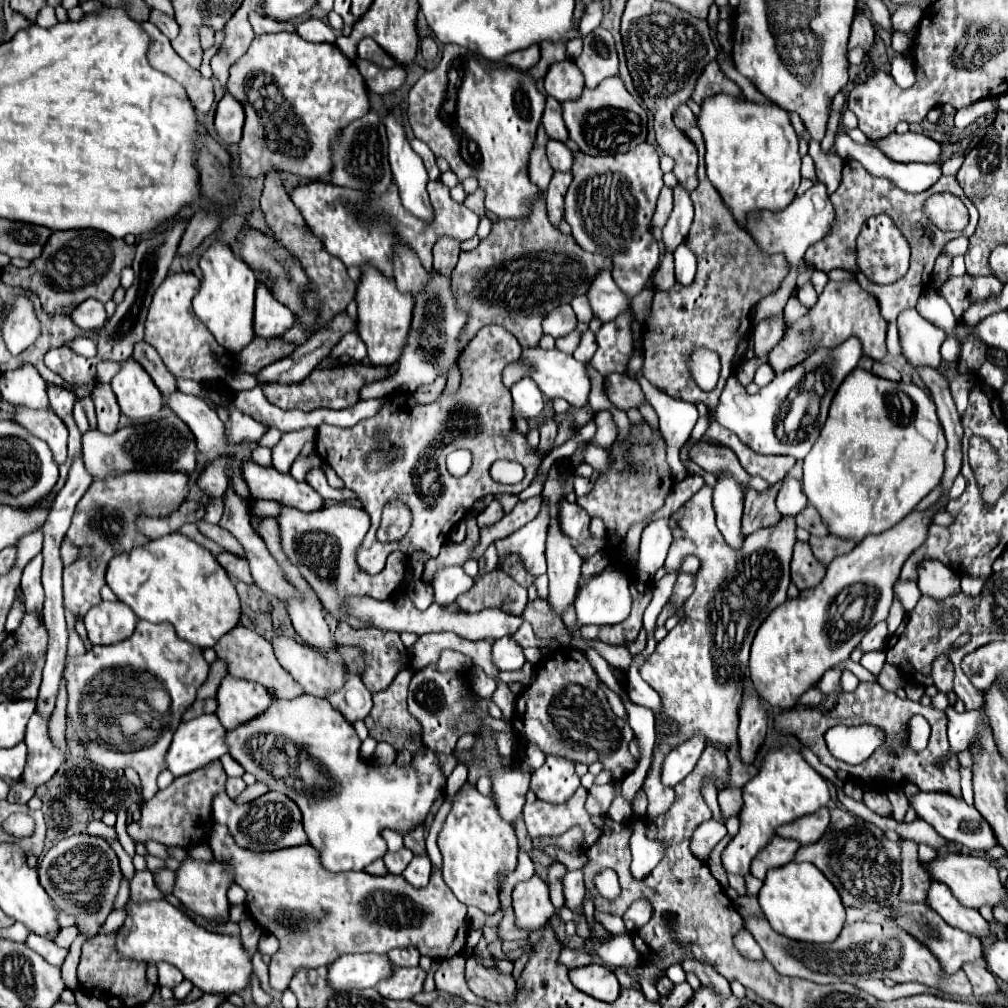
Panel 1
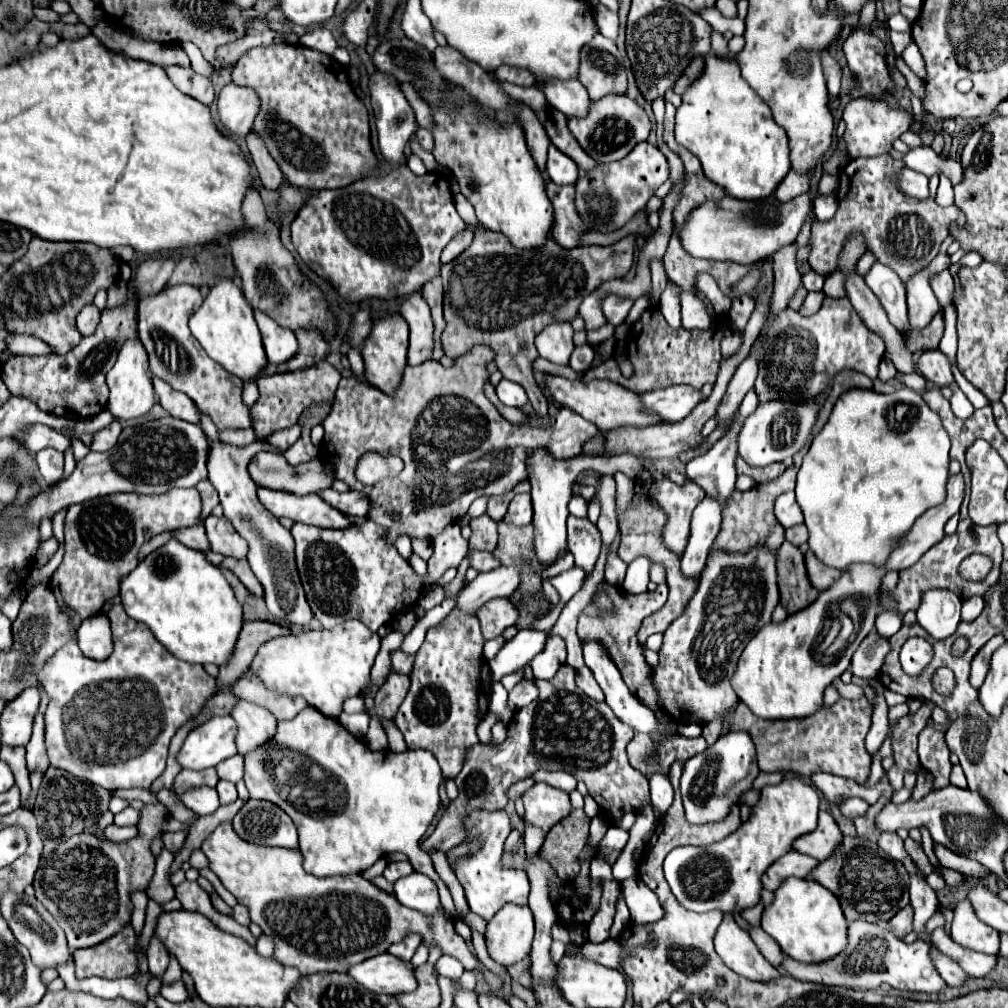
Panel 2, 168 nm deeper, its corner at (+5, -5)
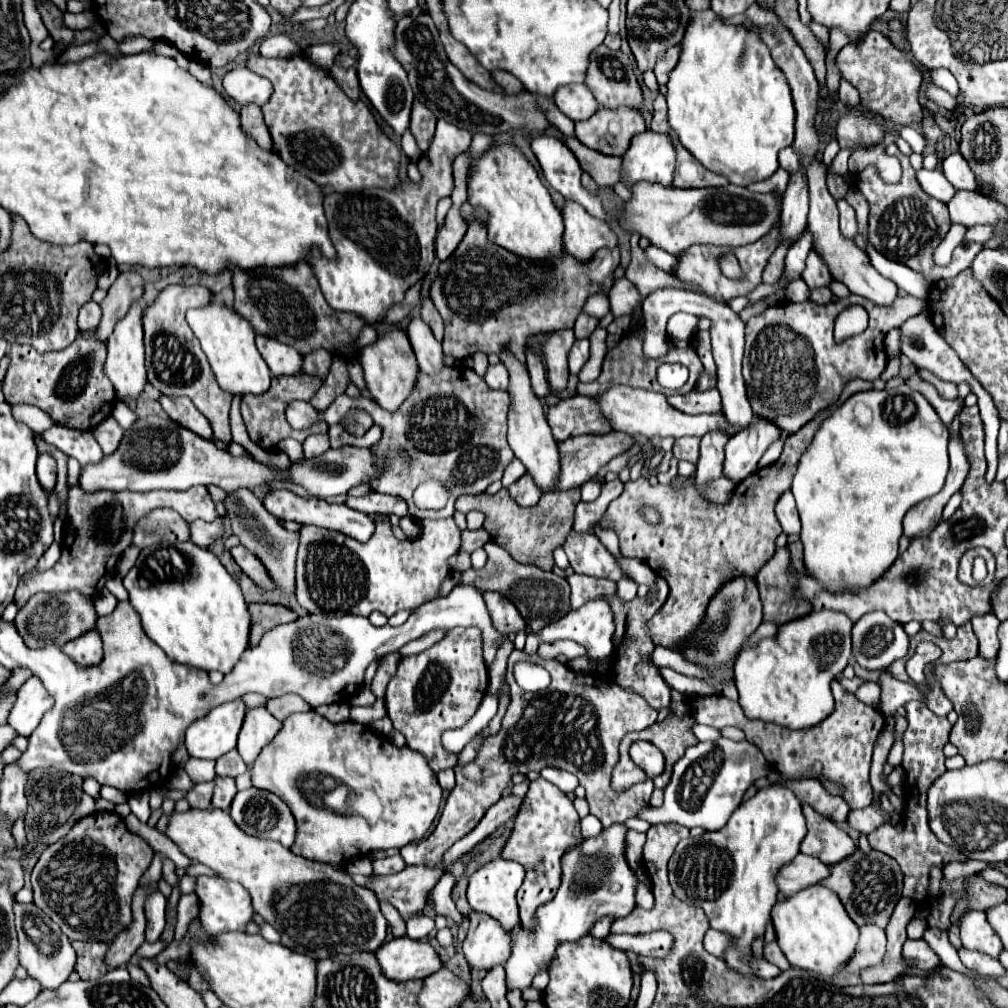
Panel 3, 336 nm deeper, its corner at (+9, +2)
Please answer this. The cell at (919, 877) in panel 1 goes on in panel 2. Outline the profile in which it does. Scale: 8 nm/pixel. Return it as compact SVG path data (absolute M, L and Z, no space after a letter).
M906 905L892 920L890 920L890 926L892 926L892 932L902 940L908 932L912 932L912 914L914 914L911 905Z

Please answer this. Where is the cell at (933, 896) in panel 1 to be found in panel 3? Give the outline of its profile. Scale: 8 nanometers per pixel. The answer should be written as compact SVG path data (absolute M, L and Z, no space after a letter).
M966 911L958 923L962 945L968 949L982 951L990 957L998 957L1002 951L1002 941L996 937L994 929L986 921L984 911Z

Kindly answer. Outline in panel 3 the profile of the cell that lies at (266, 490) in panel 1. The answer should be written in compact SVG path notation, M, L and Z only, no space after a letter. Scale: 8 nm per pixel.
M272 489L266 493L266 497L262 499L264 507L280 517L282 521L286 519L292 519L300 525L304 523L314 523L318 527L324 527L324 529L332 529L332 531L340 531L340 533L346 533L348 537L354 537L358 541L368 541L374 533L374 523L372 523L372 517L370 515L364 515L360 511L354 511L350 507L346 507L344 503L328 503L324 499L306 499L306 497L300 497L288 489Z

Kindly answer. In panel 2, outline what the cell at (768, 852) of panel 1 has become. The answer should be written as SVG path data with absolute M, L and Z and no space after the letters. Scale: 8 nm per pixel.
M792 850L792 852L788 852L788 854L784 854L780 860L776 860L776 862L772 864L772 868L768 868L768 872L762 876L764 888L774 892L774 890L778 890L780 884L782 884L786 878L790 878L790 876L794 876L794 878L808 878L810 872L812 872L816 866L818 866L818 862L816 862L814 858L804 856L804 854L796 852L796 850Z

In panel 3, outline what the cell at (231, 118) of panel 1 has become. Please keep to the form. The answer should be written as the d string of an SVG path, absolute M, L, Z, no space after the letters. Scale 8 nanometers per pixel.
M246 67L228 71L222 79L222 87L224 87L226 95L240 107L244 107L248 103L262 107L272 95L270 81L248 71Z

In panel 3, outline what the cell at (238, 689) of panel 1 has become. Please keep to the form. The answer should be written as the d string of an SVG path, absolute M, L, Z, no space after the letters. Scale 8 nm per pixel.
M266 707L248 709L238 735L238 753L246 765L250 765L258 757L262 747L274 739L280 727L282 723L272 717Z

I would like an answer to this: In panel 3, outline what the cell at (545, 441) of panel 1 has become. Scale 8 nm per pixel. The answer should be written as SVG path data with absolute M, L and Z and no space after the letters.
M468 215L466 221L468 221L468 231L464 239L456 247L456 251L446 261L440 263L438 273L430 287L432 301L440 311L446 327L444 341L442 341L444 355L464 359L480 351L486 355L496 353L500 357L500 353L508 349L522 365L526 365L526 347L532 337L540 333L566 329L566 327L572 329L578 313L582 311L586 297L598 291L608 293L612 287L612 271L620 265L618 249L614 249L614 253L610 249L600 249L586 263L578 261L576 257L570 257L570 253L566 251L562 251L560 255L552 255L544 261L528 261L528 259L522 259L520 255L506 253L508 249L502 249L500 245L492 245L492 241L488 241L486 227L480 221L476 221L474 215Z

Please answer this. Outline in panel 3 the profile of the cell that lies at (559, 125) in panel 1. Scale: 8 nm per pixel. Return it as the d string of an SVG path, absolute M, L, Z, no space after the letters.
M564 137L564 143L568 143L568 149L576 155L580 167L598 183L598 185L614 185L620 181L620 157L608 157L602 153L596 153L594 149L588 149L586 145L580 145L576 137Z

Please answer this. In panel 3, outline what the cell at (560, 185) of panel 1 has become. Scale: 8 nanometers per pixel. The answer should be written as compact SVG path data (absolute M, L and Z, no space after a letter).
M564 201L564 249L580 261L588 261L600 247L614 247L618 243L612 229L606 223L594 219L586 213L580 203Z

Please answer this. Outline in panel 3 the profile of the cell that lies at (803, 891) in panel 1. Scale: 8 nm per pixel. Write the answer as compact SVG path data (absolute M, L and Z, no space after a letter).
M816 883L800 893L786 897L784 901L776 903L772 909L772 925L776 931L778 945L792 967L816 971L822 975L838 973L846 961L852 957L856 941L858 941L858 927L850 921L844 905L830 889Z

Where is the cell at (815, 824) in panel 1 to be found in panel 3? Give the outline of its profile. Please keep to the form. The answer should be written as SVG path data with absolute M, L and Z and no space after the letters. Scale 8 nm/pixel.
M804 805L804 815L808 821L808 833L800 845L802 853L818 857L826 865L834 865L854 853L856 845L840 825L828 821L828 817L816 813L810 805Z

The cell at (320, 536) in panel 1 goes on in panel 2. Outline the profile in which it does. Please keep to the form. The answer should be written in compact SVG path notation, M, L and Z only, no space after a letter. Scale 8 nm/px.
M372 520L354 524L354 528L348 528L348 530L326 530L326 528L304 526L304 524L292 526L292 536L296 540L296 566L302 578L306 600L312 608L314 618L318 618L324 628L334 628L340 622L356 618L356 620L362 620L372 632L378 632L378 628L388 624L402 608L416 604L426 584L438 582L450 566L458 566L462 558L468 554L468 542L460 534L460 524L458 522L448 524L440 534L434 536L434 544L432 544L434 554L428 560L426 576L418 576L412 570L412 566L398 554L398 550L388 544L386 534L388 530L378 526Z

